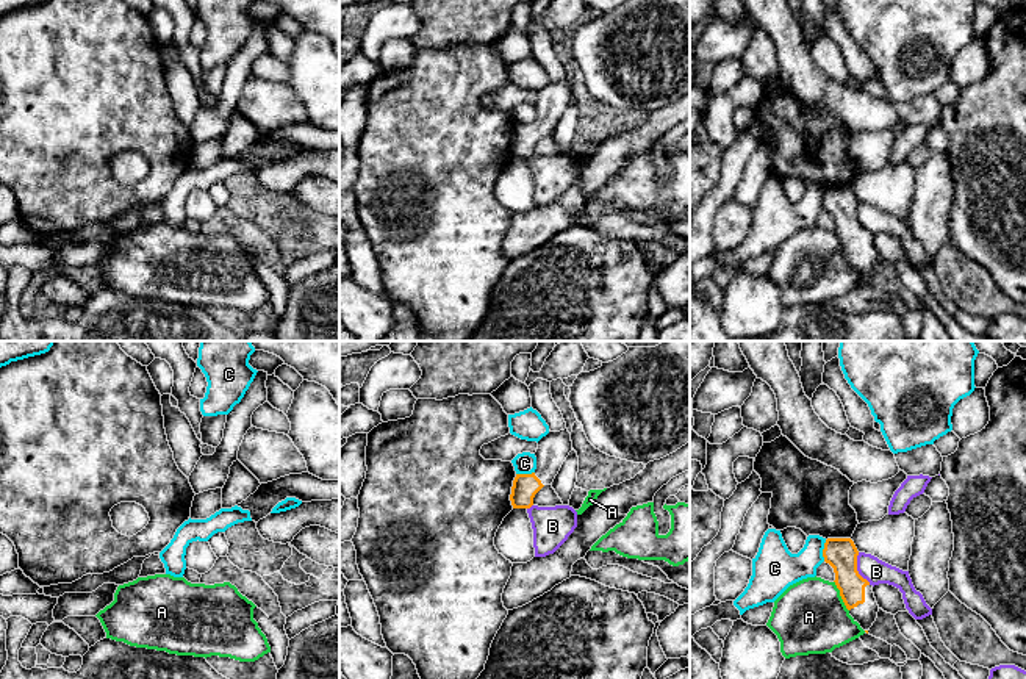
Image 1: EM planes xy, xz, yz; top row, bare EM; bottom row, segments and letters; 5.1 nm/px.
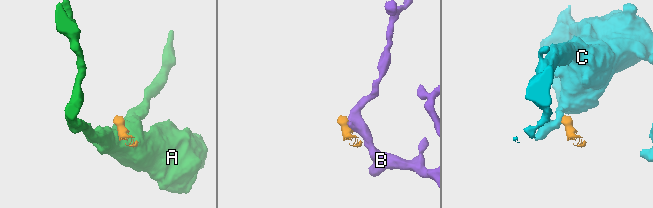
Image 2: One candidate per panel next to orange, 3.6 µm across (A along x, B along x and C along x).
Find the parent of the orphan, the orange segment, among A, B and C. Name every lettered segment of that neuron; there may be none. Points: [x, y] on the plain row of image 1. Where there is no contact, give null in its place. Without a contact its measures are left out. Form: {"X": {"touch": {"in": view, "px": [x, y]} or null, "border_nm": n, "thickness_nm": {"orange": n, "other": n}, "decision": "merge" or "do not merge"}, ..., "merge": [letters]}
{"A": {"touch": {"in": "yz", "px": [840, 244]}, "border_nm": 180, "thickness_nm": {"orange": 160, "other": 380}, "decision": "do not merge"}, "B": {"touch": {"in": "yz", "px": [856, 218]}, "border_nm": 180, "thickness_nm": {"orange": 160, "other": 130}, "decision": "do not merge"}, "C": {"touch": {"in": "yz", "px": [823, 201]}, "border_nm": 110, "thickness_nm": {"orange": 160, "other": 220}, "decision": "do not merge"}, "merge": []}

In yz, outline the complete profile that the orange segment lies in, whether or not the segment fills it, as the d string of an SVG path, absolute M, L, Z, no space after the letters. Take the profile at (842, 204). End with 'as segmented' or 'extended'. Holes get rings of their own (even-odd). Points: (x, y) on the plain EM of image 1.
M827 188L823 199L824 211L834 217L835 235L849 264L863 280L870 280L877 268L873 235L857 221L859 200L851 188Z; extended

